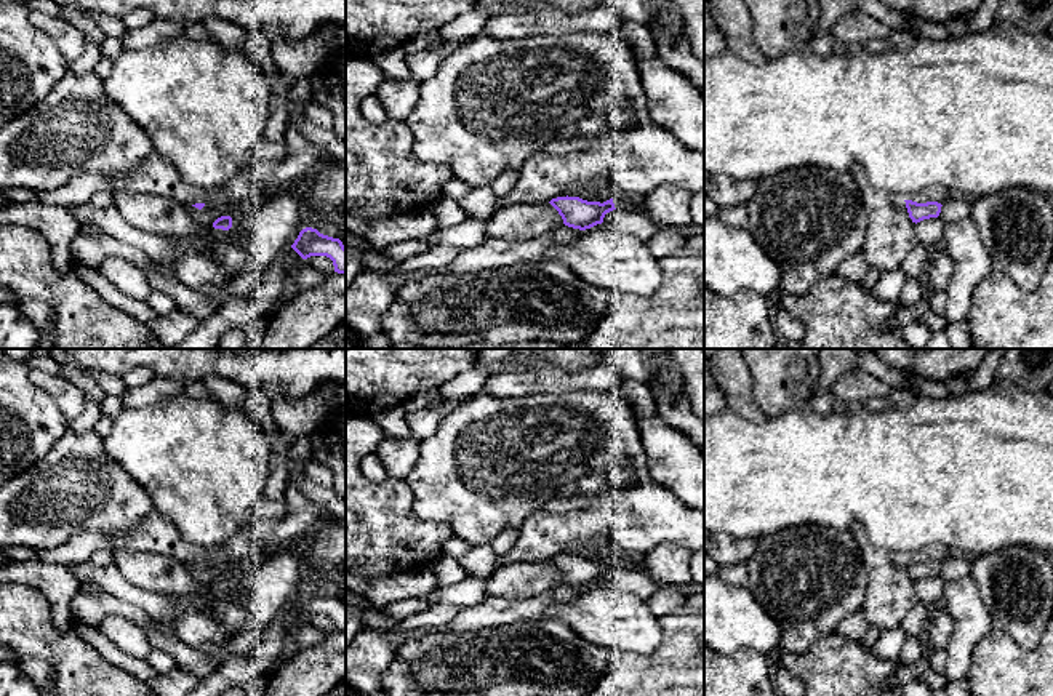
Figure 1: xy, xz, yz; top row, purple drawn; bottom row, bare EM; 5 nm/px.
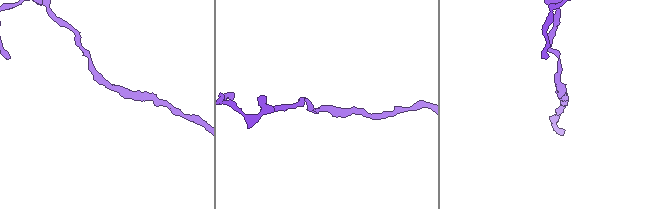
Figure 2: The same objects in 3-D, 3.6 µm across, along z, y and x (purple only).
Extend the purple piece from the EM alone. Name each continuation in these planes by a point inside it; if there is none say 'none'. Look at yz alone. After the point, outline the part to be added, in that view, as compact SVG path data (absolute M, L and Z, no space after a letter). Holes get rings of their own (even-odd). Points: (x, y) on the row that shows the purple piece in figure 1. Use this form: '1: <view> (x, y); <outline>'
none

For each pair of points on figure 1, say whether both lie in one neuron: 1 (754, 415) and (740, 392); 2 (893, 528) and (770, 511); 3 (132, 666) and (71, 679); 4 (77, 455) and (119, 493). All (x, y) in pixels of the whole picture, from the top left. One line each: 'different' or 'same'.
1: same
2: same
3: different
4: same

